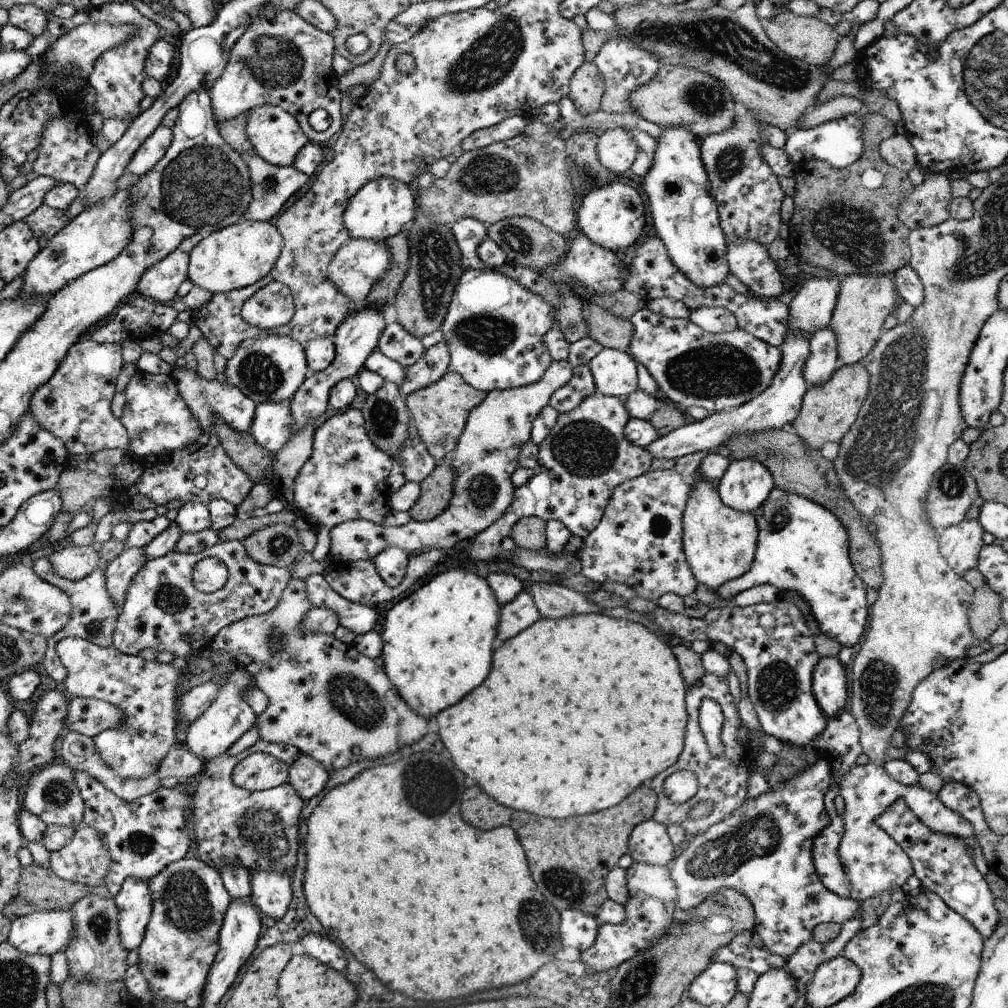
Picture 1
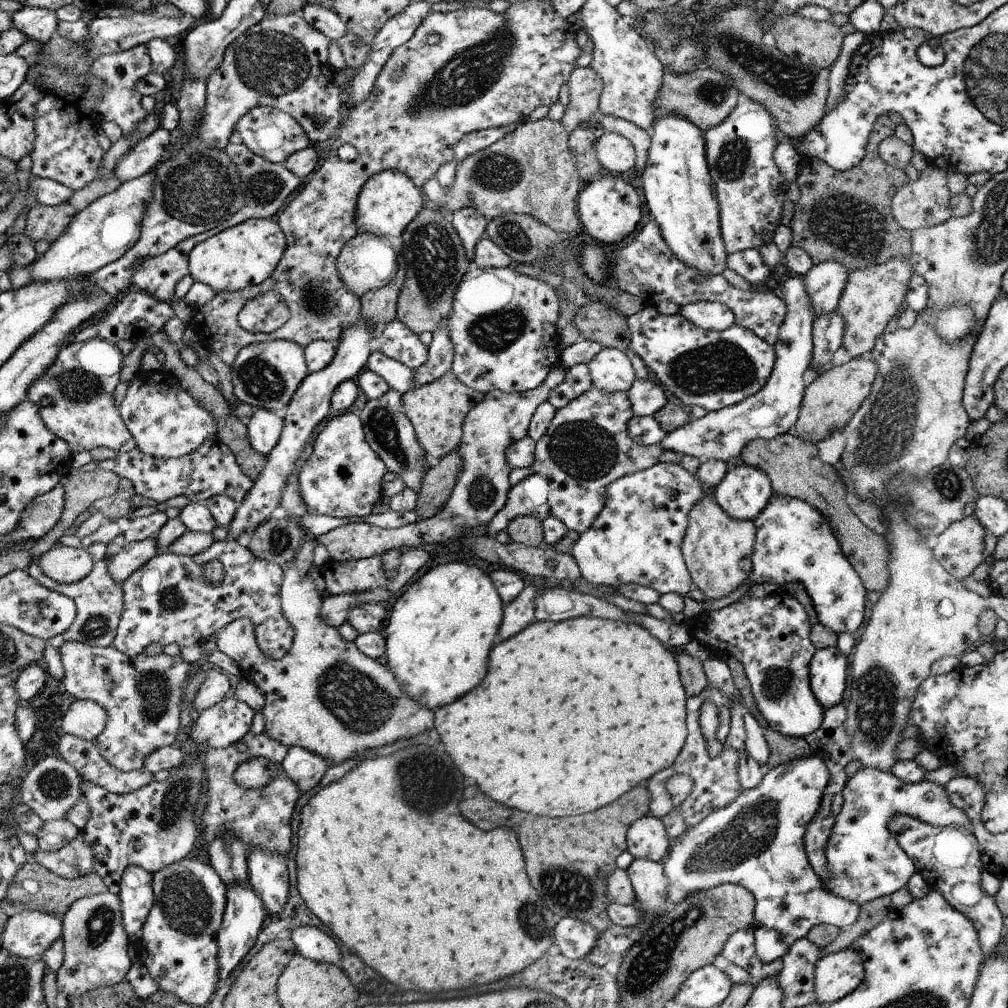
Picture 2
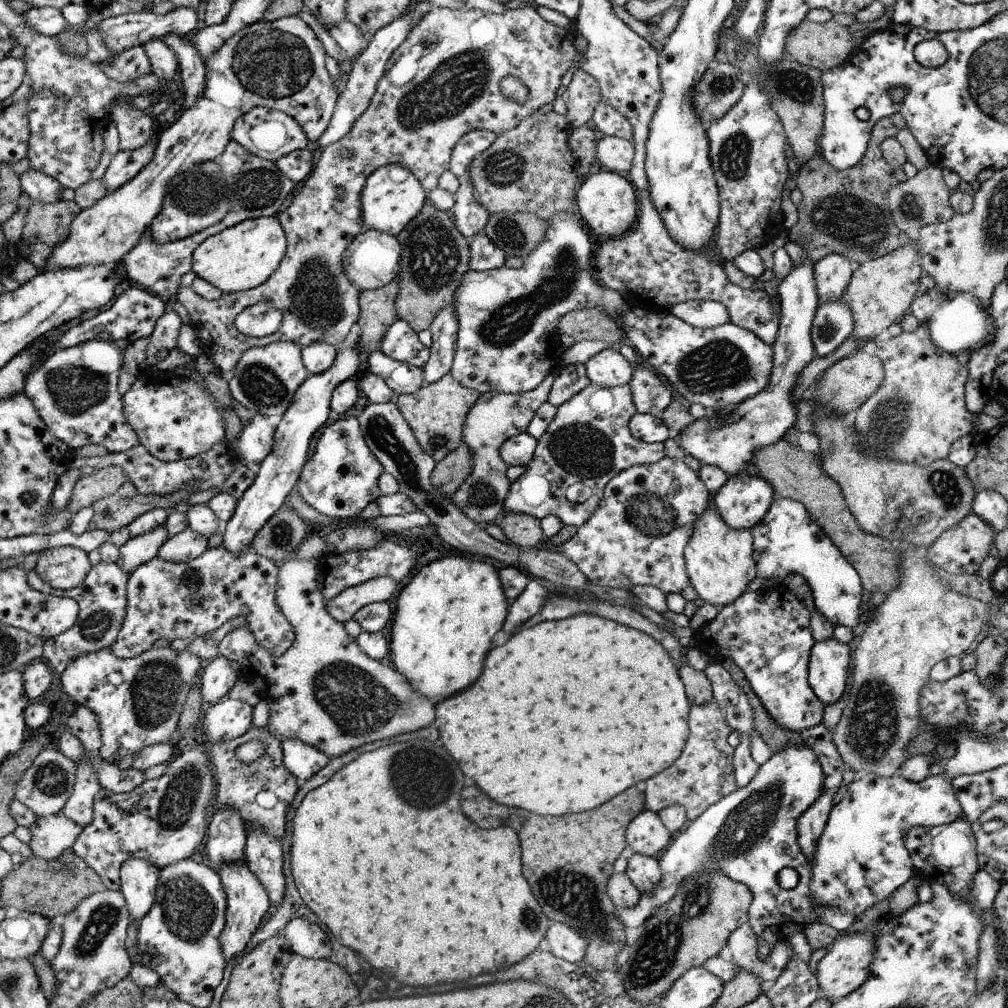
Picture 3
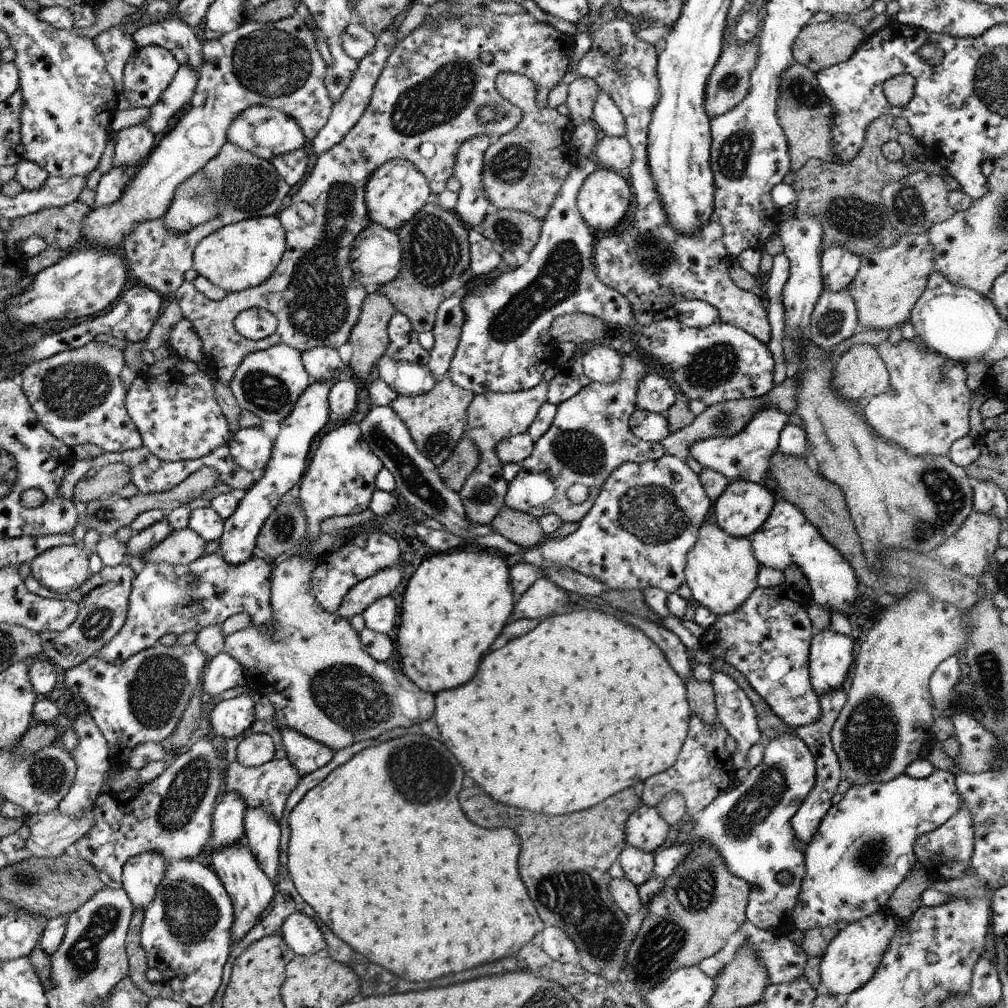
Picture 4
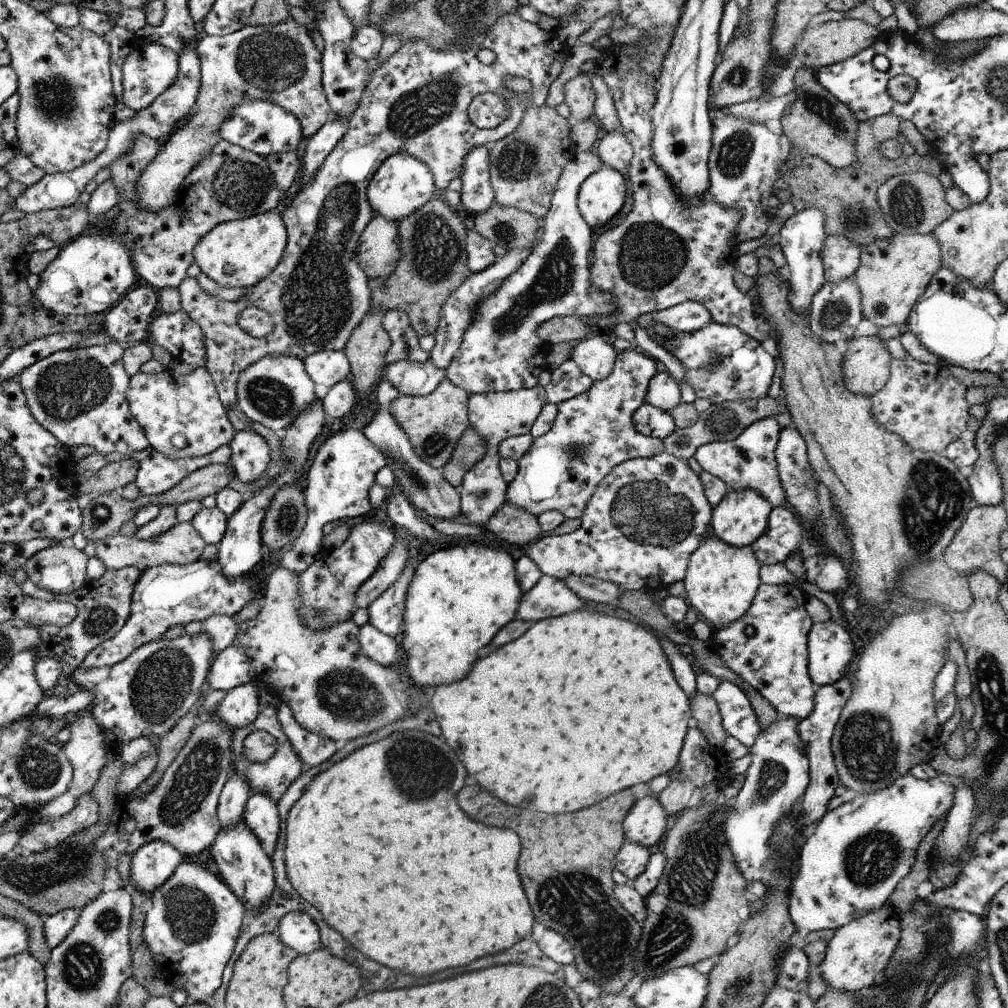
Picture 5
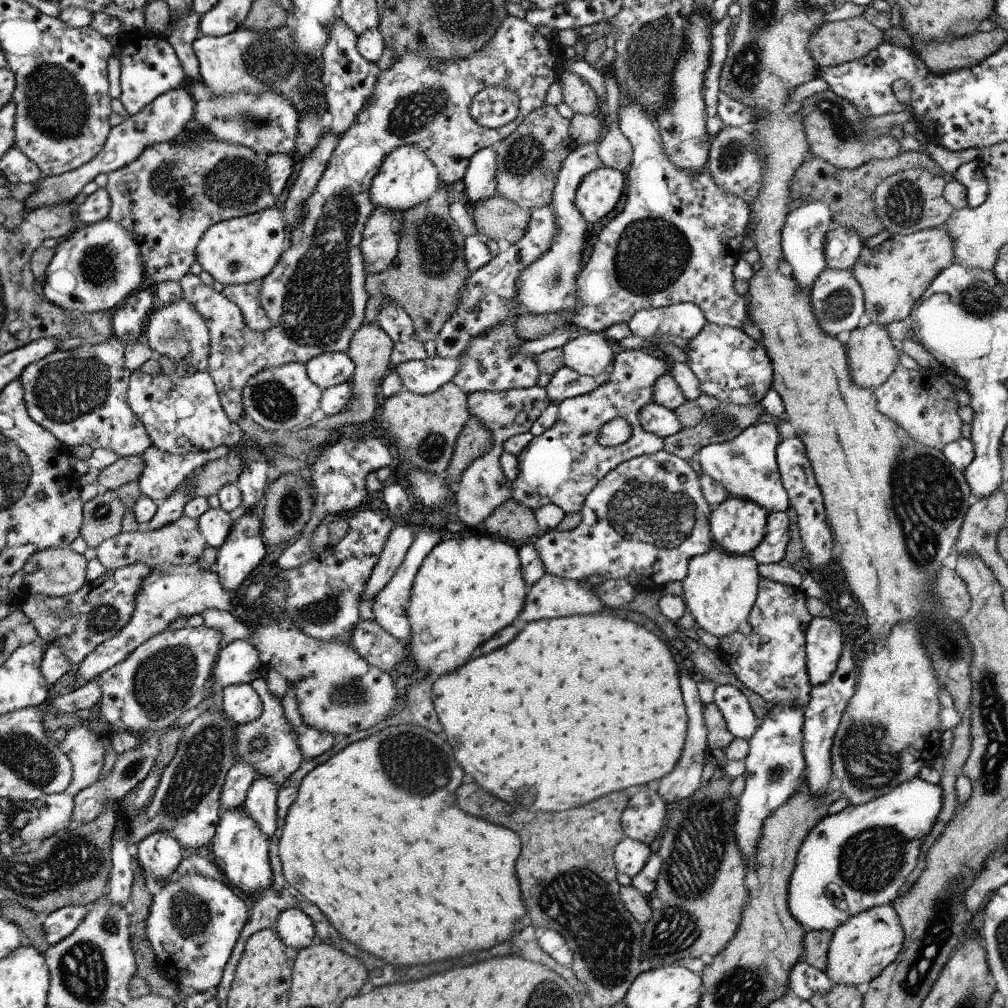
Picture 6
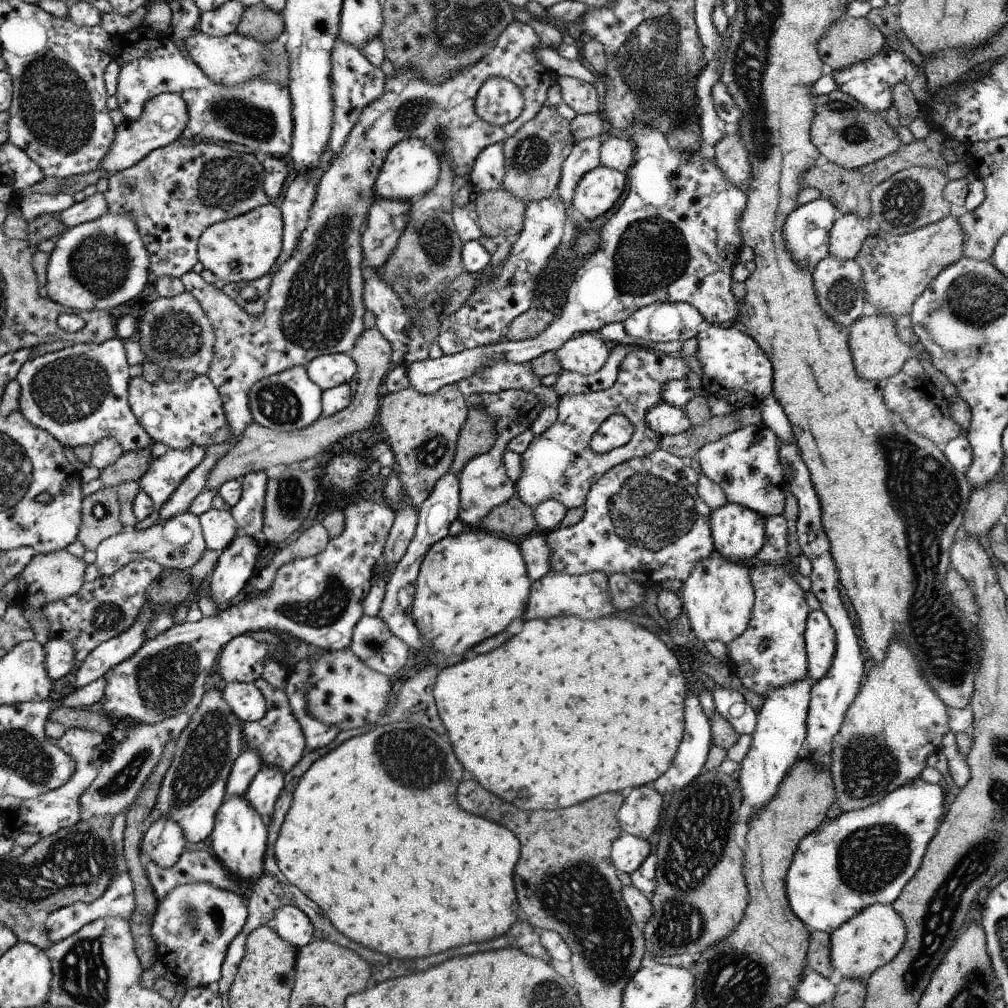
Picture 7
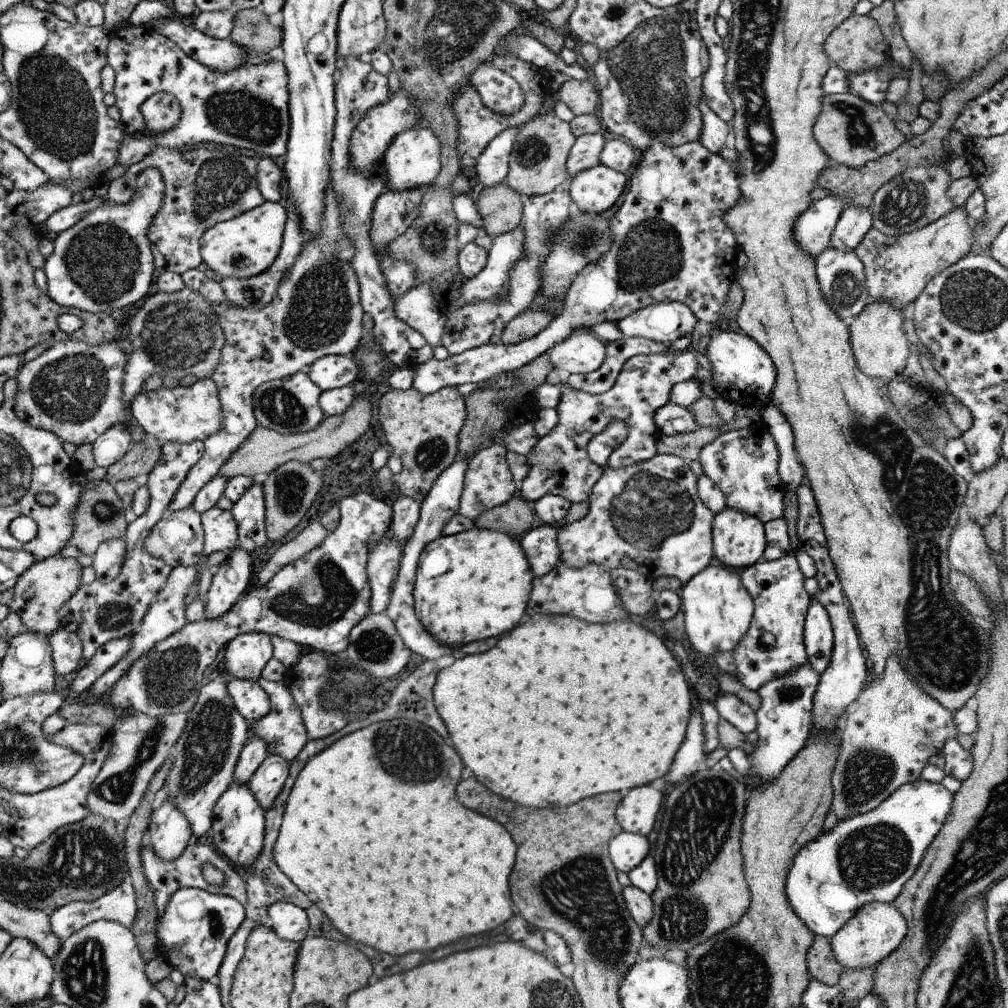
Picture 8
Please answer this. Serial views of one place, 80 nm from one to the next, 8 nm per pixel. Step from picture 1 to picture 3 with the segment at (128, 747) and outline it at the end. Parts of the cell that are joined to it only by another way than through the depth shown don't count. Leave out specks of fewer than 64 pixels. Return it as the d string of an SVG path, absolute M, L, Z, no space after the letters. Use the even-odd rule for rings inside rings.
M170 647L151 648L140 654L139 657L122 658L114 655L108 649L100 649L94 653L81 654L76 657L60 678L64 692L78 705L91 708L99 718L102 727L102 748L99 756L121 769L129 769L139 753L140 748L168 743L170 736L176 730L178 716L182 712L182 704L188 696L190 686L196 681L201 659L188 651L175 652Z

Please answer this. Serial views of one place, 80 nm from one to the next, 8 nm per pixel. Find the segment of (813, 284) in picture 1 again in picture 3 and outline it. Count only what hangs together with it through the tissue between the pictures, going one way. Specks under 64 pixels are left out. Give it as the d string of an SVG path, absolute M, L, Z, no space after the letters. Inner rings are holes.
M831 254L813 264L819 304L840 301L856 265L848 257Z

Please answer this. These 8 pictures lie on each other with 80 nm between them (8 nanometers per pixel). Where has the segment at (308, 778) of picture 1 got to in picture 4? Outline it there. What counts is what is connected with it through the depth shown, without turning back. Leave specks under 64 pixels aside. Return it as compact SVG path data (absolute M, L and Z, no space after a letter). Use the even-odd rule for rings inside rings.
M282 729L281 734L287 759L301 777L326 766L332 760L334 753L327 746L304 736L300 731Z

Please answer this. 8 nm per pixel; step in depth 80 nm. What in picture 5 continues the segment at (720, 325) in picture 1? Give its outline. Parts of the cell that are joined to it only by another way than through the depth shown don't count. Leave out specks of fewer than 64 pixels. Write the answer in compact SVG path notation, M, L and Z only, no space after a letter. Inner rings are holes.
M686 301L663 311L640 315L636 321L642 328L646 328L647 324L654 326L656 322L661 322L674 332L694 333L712 320L711 311L703 302Z

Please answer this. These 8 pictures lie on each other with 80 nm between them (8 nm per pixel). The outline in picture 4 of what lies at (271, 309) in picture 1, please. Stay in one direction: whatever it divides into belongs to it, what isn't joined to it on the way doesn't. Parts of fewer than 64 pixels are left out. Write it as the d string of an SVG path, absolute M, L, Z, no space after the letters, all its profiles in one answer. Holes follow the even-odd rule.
M254 307L239 314L237 330L247 339L267 340L276 330L278 319L269 310Z

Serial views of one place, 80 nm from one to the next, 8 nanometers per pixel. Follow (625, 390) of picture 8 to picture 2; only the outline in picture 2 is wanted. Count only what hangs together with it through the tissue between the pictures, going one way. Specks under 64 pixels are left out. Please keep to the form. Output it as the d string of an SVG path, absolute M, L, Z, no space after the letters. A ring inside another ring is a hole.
M594 386L569 405L558 409L546 434L535 444L535 464L530 467L531 473L511 488L505 508L485 526L486 536L495 538L498 532L506 530L509 523L520 516L556 517L568 531L586 533L604 508L608 485L632 473L650 469L659 462L664 452L660 445L642 445L630 437L627 425L633 416L630 392L607 393Z

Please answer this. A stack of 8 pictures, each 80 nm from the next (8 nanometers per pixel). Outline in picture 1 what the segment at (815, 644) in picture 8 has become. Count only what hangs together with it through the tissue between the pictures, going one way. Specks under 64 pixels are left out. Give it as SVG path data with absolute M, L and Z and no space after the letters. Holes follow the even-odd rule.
M822 656L812 672L813 696L826 717L847 710L850 678L836 656Z

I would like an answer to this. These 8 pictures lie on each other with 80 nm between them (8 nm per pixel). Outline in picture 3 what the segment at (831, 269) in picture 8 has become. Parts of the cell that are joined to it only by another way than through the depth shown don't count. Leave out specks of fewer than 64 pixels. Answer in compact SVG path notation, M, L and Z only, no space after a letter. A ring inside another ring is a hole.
M842 300L820 304L812 323L812 342L818 357L832 354L852 334L851 310Z

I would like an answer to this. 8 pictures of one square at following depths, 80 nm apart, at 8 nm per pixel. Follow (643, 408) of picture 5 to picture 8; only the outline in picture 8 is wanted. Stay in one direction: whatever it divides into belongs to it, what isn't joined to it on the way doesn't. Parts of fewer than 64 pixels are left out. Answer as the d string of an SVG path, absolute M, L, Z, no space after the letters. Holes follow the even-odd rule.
M669 401L655 414L655 426L659 436L675 436L699 430L698 422L689 408Z

